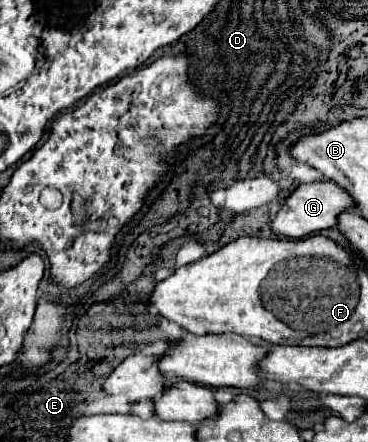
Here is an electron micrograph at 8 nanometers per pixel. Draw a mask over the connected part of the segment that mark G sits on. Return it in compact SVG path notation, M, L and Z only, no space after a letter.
M318 180L318 182L310 182L310 184L298 184L288 198L284 198L280 210L274 214L274 218L270 220L270 228L274 234L282 234L288 238L302 238L310 232L318 232L330 226L336 226L336 216L346 210L352 208L352 198L338 188L334 182L328 180Z

